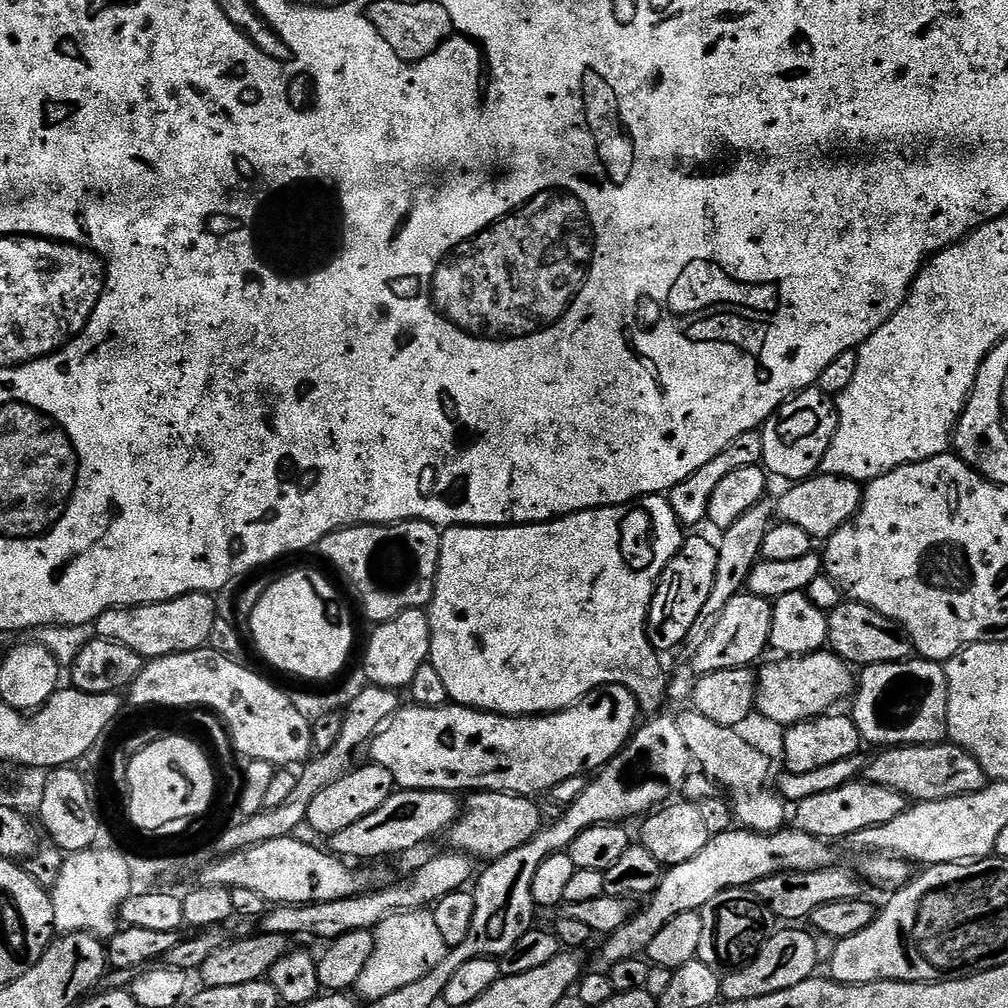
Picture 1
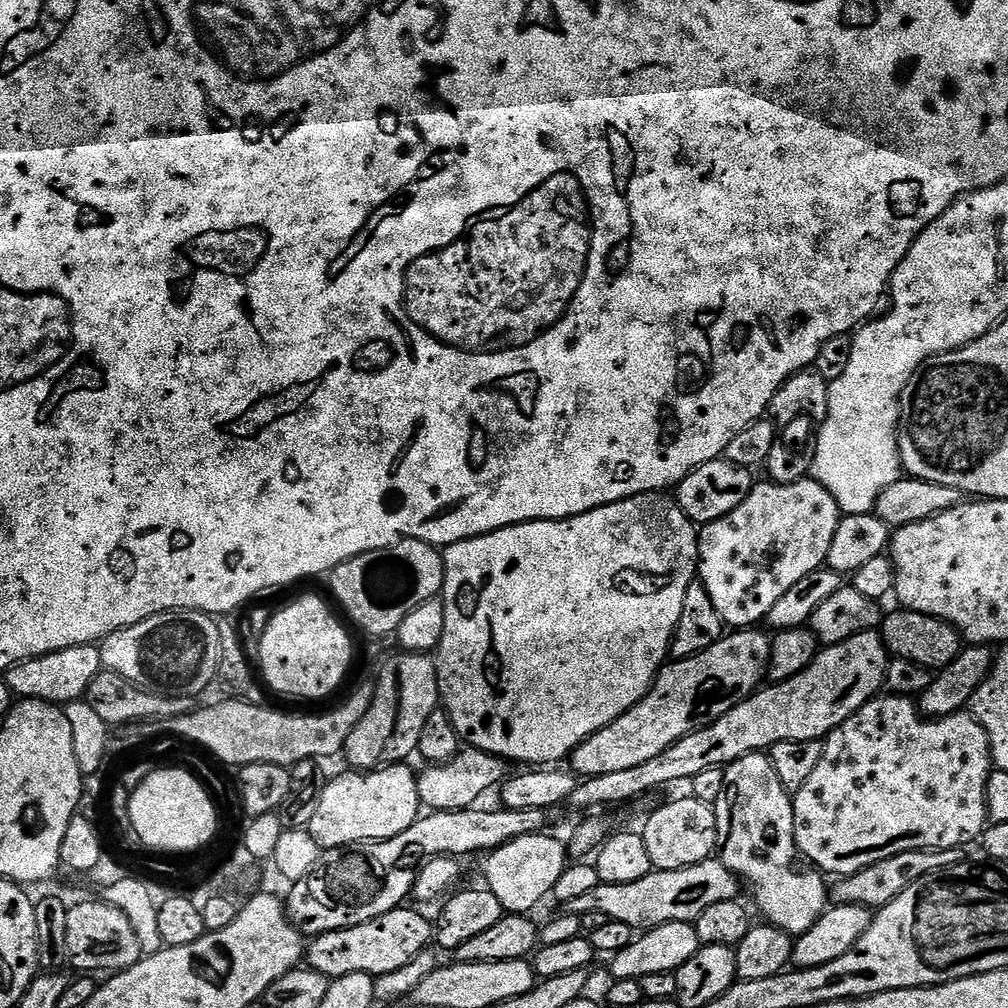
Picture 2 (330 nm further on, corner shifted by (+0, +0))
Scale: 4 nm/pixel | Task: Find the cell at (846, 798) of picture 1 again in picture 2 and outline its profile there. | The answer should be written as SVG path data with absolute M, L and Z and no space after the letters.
M880 694L867 700L857 712L850 714L846 722L842 722L824 740L824 753L818 767L810 774L808 781L792 796L792 813L794 814L794 838L799 855L809 860L821 873L832 878L858 874L858 870L866 870L866 866L874 866L874 862L883 862L885 858L894 858L894 854L906 854L906 850L939 850L942 848L959 849L960 844L968 844L971 840L979 841L989 823L988 799L986 786L988 775L994 770L992 763L992 747L988 741L986 730L977 722L971 711L955 712L949 716L926 718L920 711L917 701L911 696L894 696Z

